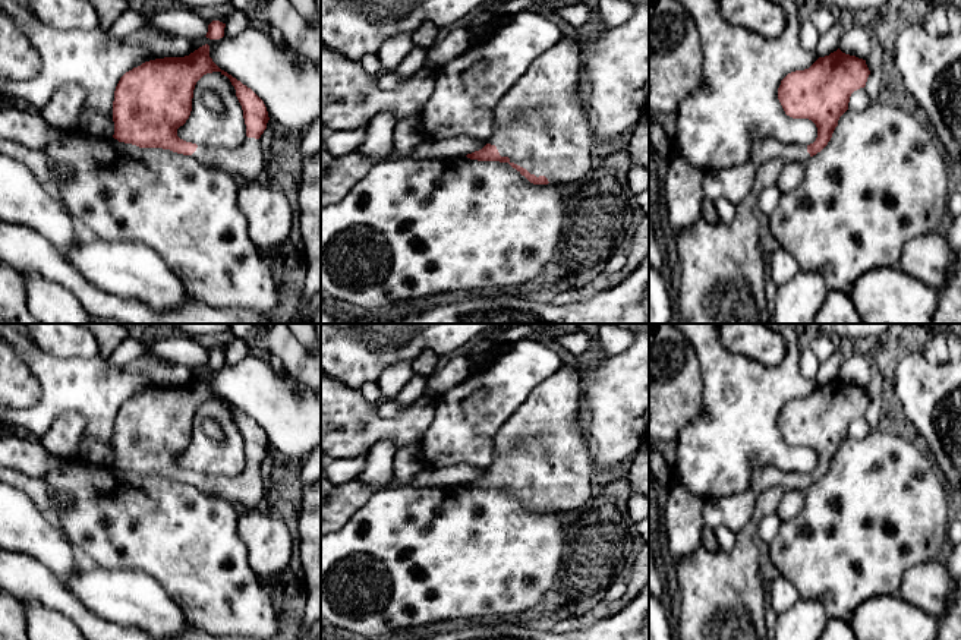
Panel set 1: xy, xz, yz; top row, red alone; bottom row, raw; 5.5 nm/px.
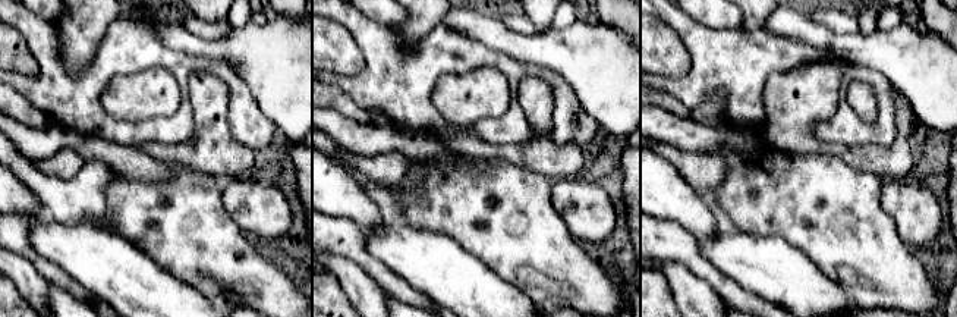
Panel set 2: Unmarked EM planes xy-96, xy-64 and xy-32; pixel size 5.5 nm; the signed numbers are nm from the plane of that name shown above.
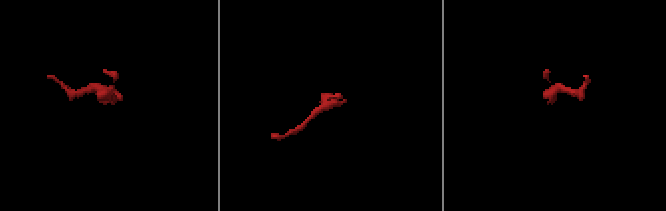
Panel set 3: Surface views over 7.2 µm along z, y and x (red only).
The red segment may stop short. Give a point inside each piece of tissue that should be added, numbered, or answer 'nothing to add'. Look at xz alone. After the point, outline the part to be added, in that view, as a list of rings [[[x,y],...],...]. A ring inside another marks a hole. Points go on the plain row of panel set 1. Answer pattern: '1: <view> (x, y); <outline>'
1: xz (541, 451); [[[561,363],[558,371],[542,381],[526,401],[507,419],[494,438],[495,457],[488,472],[495,473],[501,485],[508,485],[536,505],[545,504],[551,513],[563,514],[580,508],[592,498],[593,445],[580,428],[583,388],[580,368]]]

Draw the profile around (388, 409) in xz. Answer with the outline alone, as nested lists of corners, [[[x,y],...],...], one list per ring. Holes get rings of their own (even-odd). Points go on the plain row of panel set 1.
[[[385,400],[376,404],[376,414],[390,419],[400,414],[404,409],[406,407],[400,406],[396,400]]]

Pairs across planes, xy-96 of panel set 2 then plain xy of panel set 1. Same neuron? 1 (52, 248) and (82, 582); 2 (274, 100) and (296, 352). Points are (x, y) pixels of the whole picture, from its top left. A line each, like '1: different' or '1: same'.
1: same
2: different

